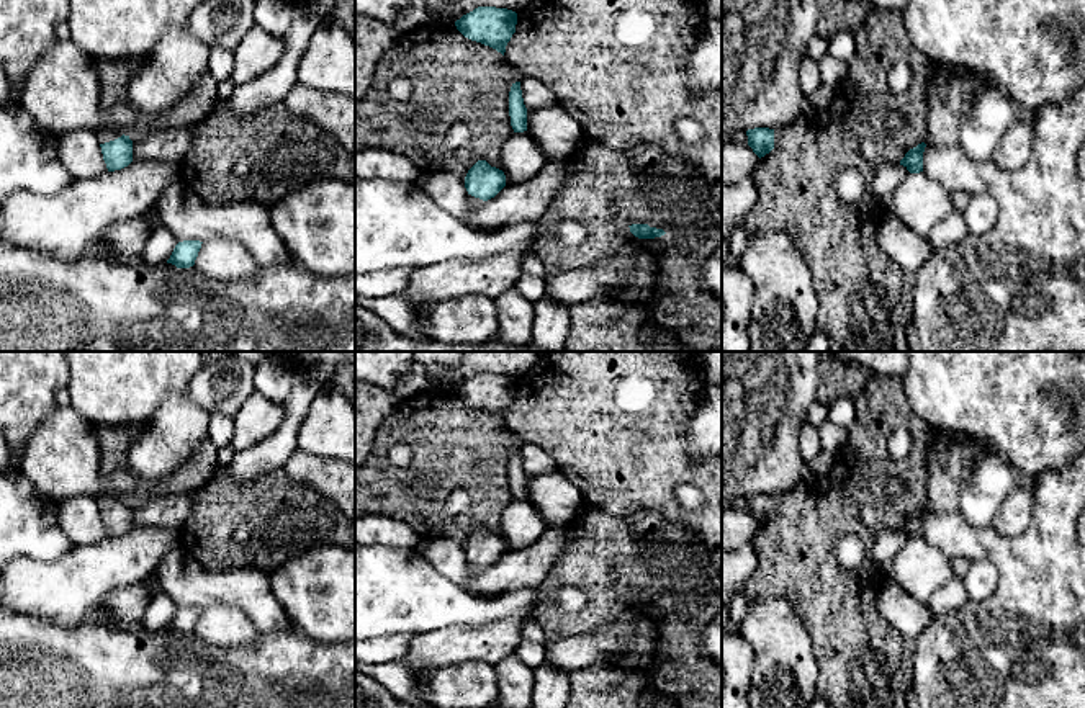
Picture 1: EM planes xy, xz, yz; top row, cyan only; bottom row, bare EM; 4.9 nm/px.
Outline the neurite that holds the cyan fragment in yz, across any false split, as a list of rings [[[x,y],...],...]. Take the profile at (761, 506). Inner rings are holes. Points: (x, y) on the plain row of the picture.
[[[754,494],[746,497],[748,512],[761,525],[774,515],[774,495]]]

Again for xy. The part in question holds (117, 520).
[[[72,406],[57,407],[38,425],[21,455],[20,469],[39,492],[57,502],[90,497],[100,509],[108,538],[133,528],[129,502],[103,491],[95,425]]]

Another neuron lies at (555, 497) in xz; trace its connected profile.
[[[560,471],[527,476],[527,499],[550,528],[573,522],[584,504],[584,495]]]

